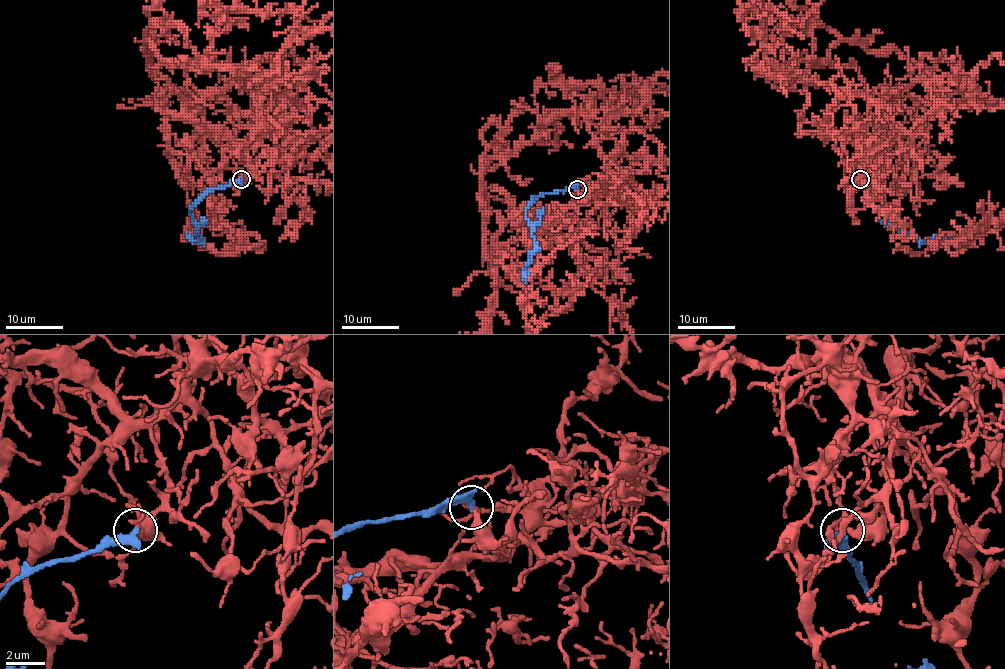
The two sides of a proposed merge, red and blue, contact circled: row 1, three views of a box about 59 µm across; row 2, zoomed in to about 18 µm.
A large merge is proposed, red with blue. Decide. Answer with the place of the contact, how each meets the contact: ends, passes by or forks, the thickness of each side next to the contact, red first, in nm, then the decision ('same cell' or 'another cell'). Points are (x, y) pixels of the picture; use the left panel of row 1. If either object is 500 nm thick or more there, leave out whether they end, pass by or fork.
(241, 179) | red ends | blue passes by | 340/280 nm | another cell

